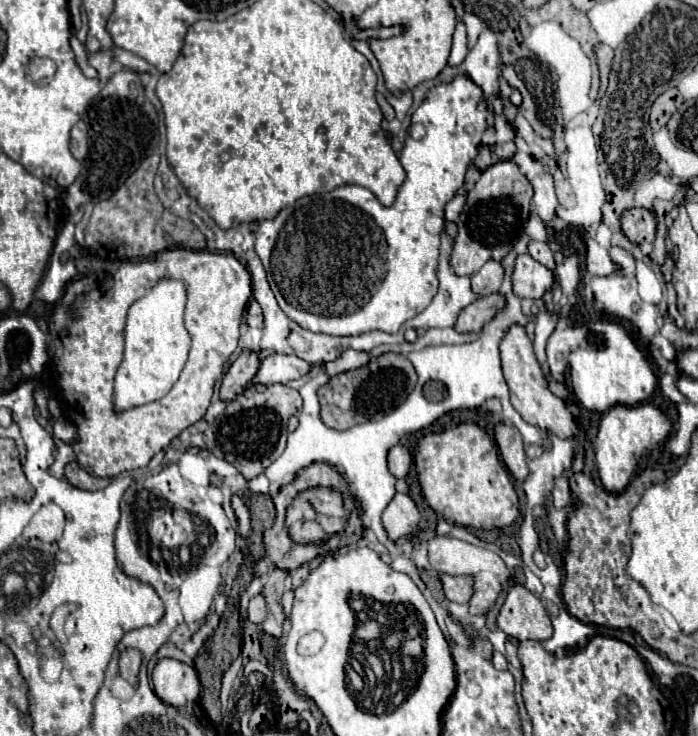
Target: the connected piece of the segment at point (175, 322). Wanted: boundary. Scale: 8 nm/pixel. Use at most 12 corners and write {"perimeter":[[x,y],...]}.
{"perimeter":[[184,284],[130,306],[116,410],[160,400],[190,350]]}

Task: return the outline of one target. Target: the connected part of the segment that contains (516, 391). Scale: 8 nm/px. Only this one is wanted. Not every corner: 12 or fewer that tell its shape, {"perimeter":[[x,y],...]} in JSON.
{"perimeter":[[520,326],[500,344],[512,406],[558,438],[576,420],[548,388]]}

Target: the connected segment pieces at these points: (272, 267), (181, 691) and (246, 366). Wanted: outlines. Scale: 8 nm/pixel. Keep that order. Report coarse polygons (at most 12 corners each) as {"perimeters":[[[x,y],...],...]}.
{"perimeters":[[[466,74],[412,114],[392,206],[344,184],[260,222],[280,308],[394,334],[438,290],[488,130]],[[174,658],[152,670],[156,696],[176,708],[200,694],[196,670]],[[258,350],[242,352],[222,380],[224,402],[242,394],[260,368]]]}

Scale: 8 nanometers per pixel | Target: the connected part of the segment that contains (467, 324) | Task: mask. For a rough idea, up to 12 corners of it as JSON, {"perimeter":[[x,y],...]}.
{"perimeter":[[504,294],[478,298],[458,316],[458,332],[478,332],[504,310]]}

